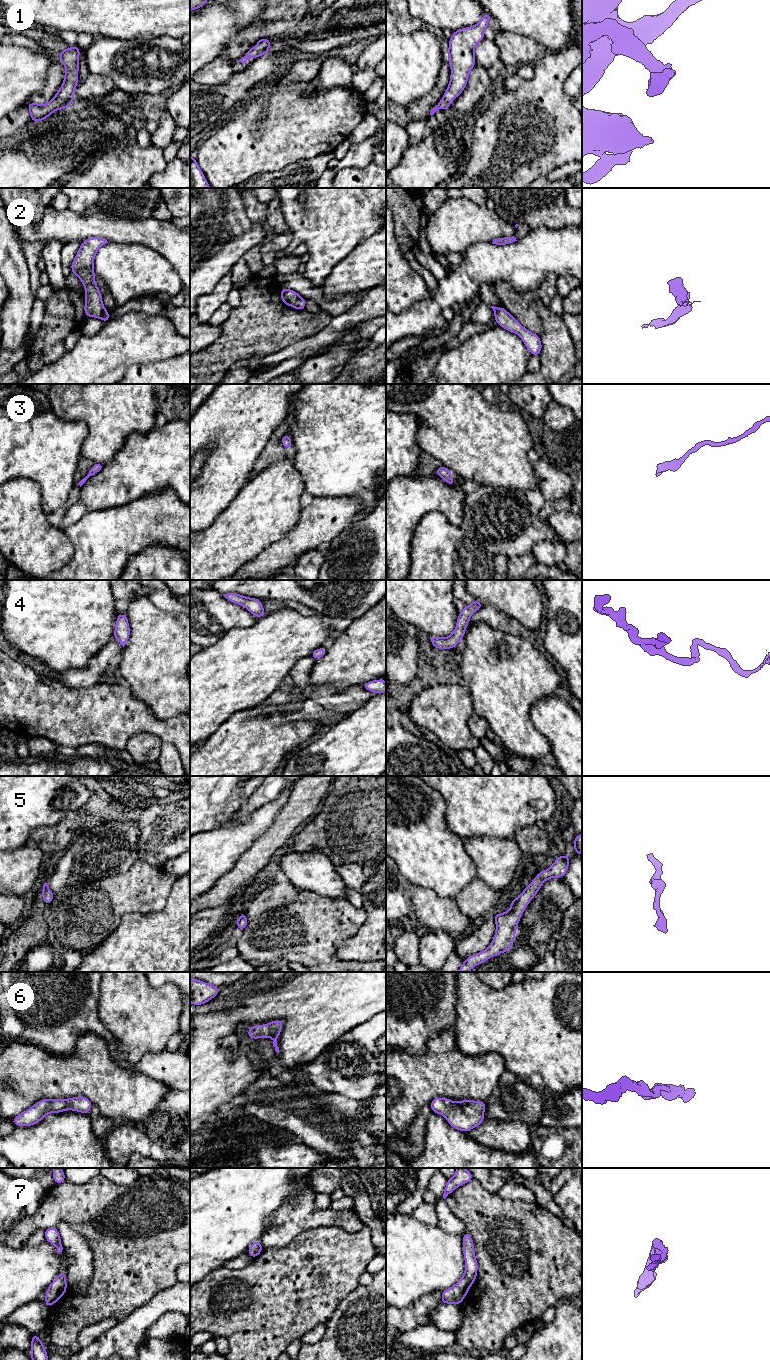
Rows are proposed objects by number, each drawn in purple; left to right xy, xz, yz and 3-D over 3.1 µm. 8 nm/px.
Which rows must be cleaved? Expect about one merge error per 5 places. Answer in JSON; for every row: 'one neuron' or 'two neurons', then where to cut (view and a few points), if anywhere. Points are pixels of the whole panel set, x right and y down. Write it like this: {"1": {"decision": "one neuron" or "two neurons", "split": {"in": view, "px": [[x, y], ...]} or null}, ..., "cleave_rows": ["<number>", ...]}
{"1": {"decision": "one neuron", "split": null}, "2": {"decision": "two neurons", "split": {"in": "xz", "px": [[300, 297], [292, 306]]}}, "3": {"decision": "one neuron", "split": null}, "4": {"decision": "one neuron", "split": null}, "5": {"decision": "one neuron", "split": null}, "6": {"decision": "one neuron", "split": null}, "7": {"decision": "one neuron", "split": null}, "cleave_rows": ["2"]}

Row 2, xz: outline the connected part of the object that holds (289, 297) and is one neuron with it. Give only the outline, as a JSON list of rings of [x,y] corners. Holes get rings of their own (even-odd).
[[[281,288],[280,298],[284,304],[293,306],[300,298],[300,295],[291,289]]]

